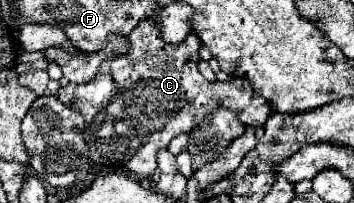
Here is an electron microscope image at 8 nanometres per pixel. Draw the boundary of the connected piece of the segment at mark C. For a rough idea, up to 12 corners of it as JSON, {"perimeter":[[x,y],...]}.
{"perimeter":[[152,18],[90,82],[58,90],[92,162],[152,176],[218,108],[264,126],[248,78],[208,82],[200,38]]}

